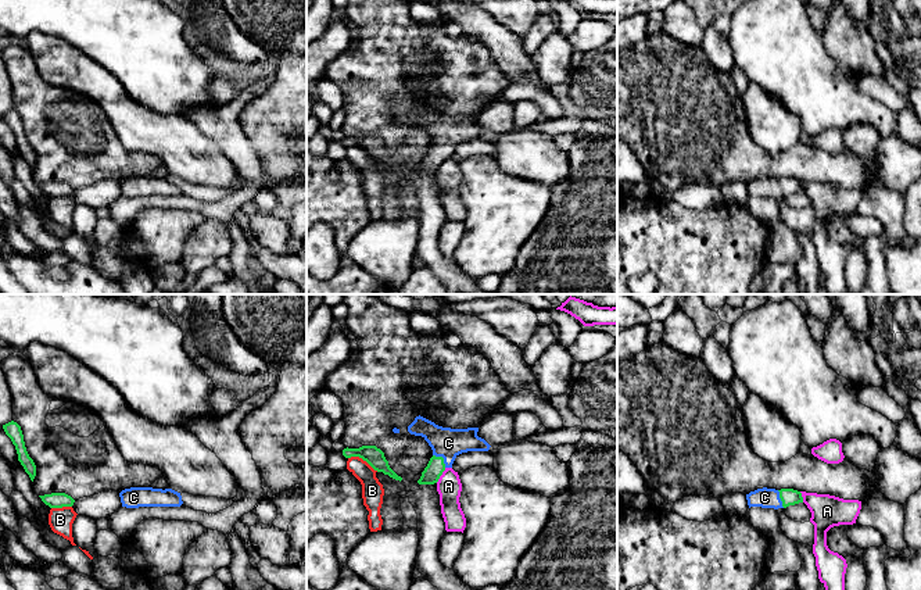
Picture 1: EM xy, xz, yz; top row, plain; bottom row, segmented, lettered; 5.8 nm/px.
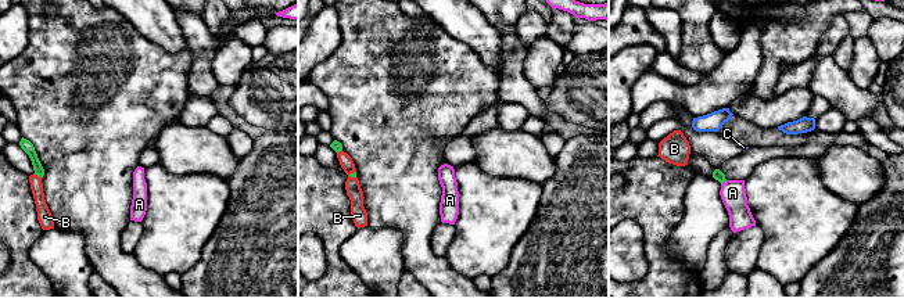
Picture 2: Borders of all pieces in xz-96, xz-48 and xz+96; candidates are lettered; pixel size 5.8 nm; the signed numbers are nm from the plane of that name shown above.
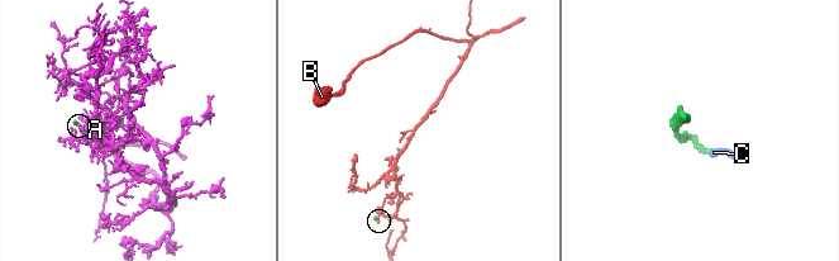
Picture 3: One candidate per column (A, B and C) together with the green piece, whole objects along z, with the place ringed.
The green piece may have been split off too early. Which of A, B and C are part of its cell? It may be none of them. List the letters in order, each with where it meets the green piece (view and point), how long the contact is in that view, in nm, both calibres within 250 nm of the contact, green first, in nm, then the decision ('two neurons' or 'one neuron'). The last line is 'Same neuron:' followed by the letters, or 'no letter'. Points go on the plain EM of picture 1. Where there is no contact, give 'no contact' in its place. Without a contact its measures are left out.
A: contact xz (441, 163); length 110 nm; calibres 100 and 140 nm; two neurons
B: contact xz (364, 149); length 190 nm; calibres 110 and 130 nm; two neurons
C: contact xz (443, 147); length 110 nm; calibres 100 and 170 nm; one neuron
Same neuron: C

